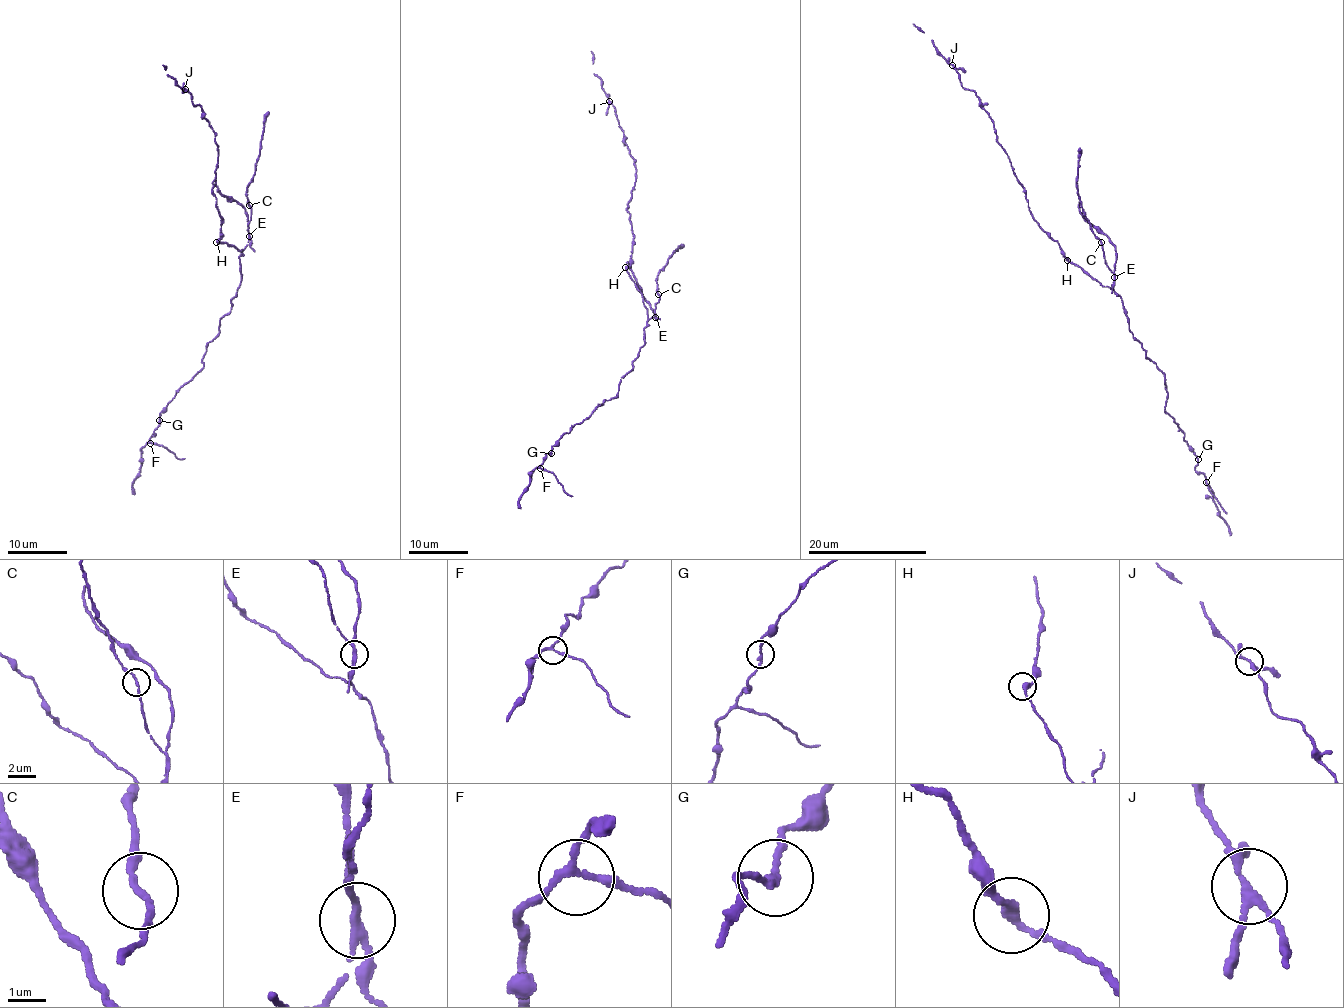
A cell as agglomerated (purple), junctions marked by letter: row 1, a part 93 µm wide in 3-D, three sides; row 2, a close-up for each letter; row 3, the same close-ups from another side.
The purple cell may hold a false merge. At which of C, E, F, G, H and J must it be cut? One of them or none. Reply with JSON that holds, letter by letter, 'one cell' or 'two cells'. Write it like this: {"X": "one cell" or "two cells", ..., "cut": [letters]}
{"C": "one cell", "E": "two cells", "F": "one cell", "G": "one cell", "H": "one cell", "J": "one cell", "cut": ["E"]}

